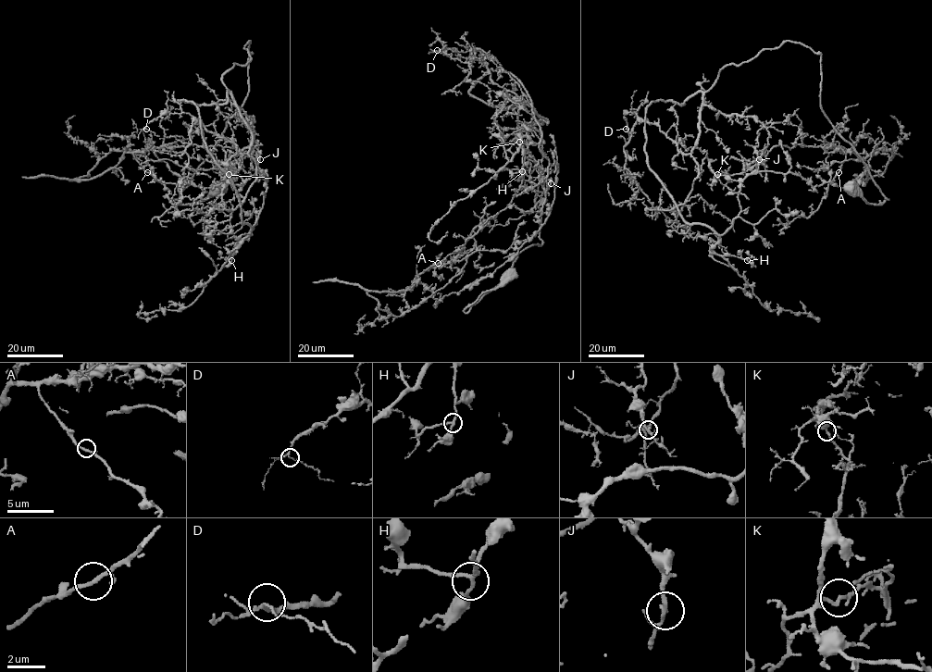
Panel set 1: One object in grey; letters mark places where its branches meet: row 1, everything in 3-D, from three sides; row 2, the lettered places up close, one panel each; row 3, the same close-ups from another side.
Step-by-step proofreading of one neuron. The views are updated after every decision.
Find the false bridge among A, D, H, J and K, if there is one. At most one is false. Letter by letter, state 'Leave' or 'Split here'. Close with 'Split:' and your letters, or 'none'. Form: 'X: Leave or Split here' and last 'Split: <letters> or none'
A: Leave
D: Leave
H: Leave
J: Leave
K: Split here
Split: K

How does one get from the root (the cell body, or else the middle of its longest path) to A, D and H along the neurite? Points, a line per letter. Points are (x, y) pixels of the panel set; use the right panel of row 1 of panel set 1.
A: (851, 188), (888, 199), (820, 106), (820, 54), (720, 69), (705, 104), (794, 112), (838, 172)
D: (851, 188), (888, 199), (799, 43), (626, 129)
H: (851, 188), (888, 199), (822, 109), (808, 47), (653, 101), (649, 168), (714, 252), (747, 260)

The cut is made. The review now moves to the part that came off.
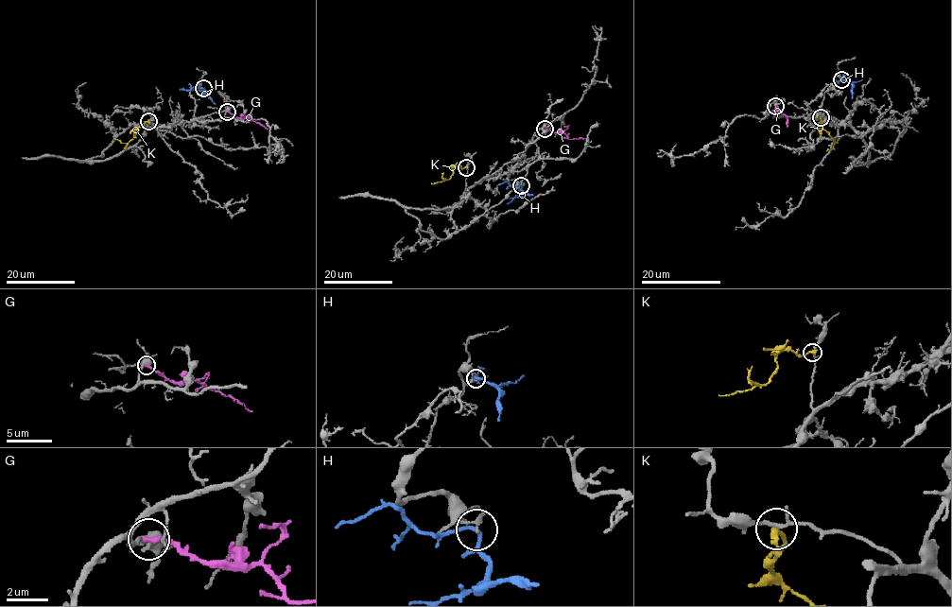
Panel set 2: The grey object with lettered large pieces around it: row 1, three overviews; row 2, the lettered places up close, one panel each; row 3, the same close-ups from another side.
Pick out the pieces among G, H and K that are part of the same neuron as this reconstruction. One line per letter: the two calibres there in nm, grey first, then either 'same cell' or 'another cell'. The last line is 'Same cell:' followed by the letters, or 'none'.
G: calibres 400 and 260 nm; another cell
H: calibres 200 and 150 nm; another cell
K: calibres 140 and 300 nm; another cell
Same cell: none

